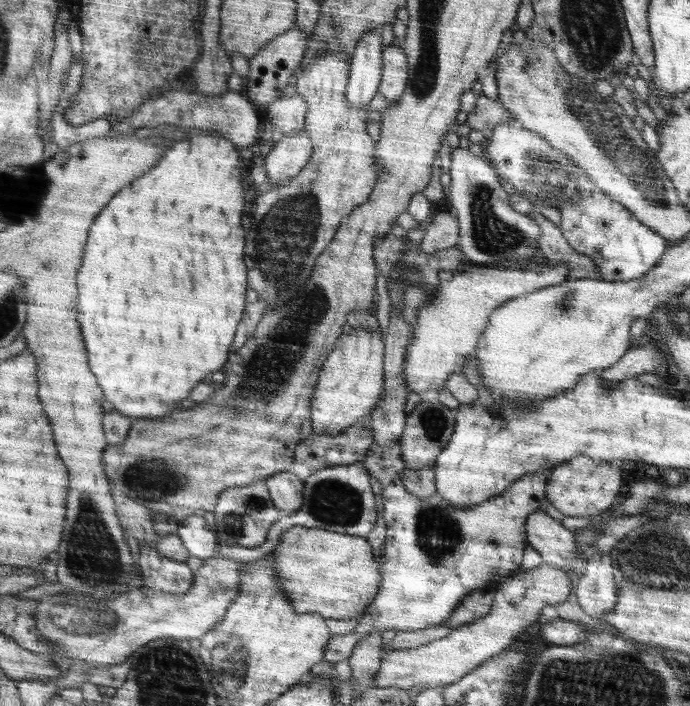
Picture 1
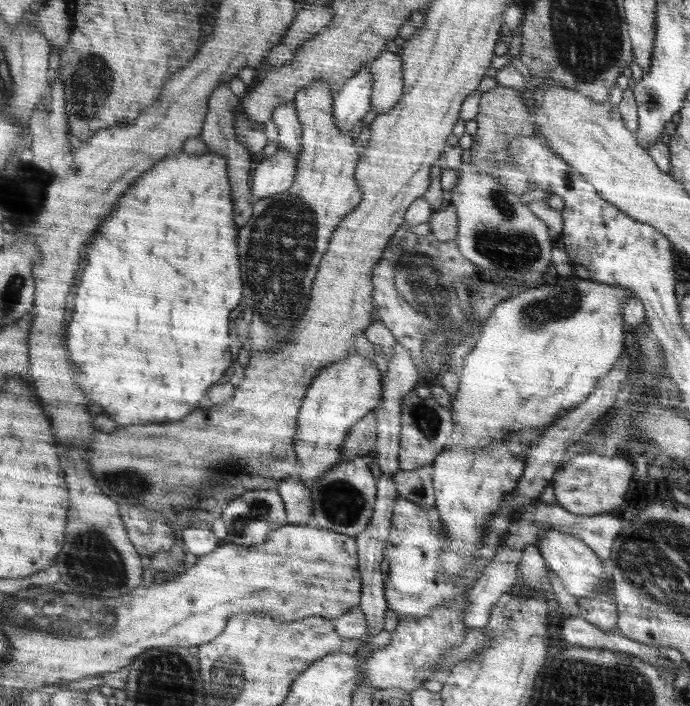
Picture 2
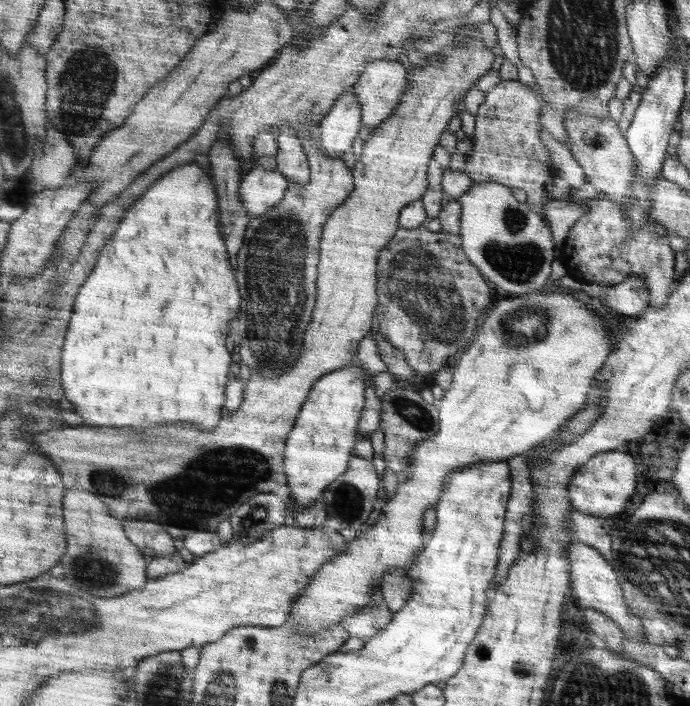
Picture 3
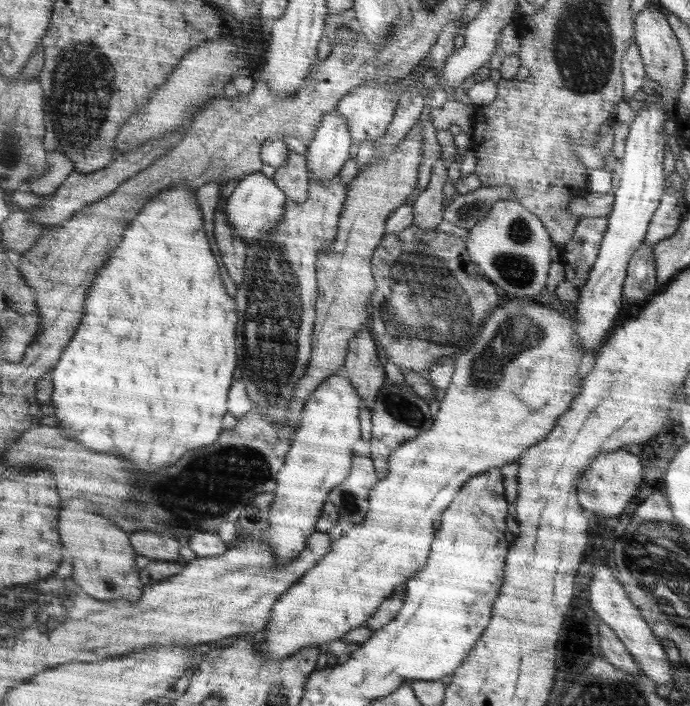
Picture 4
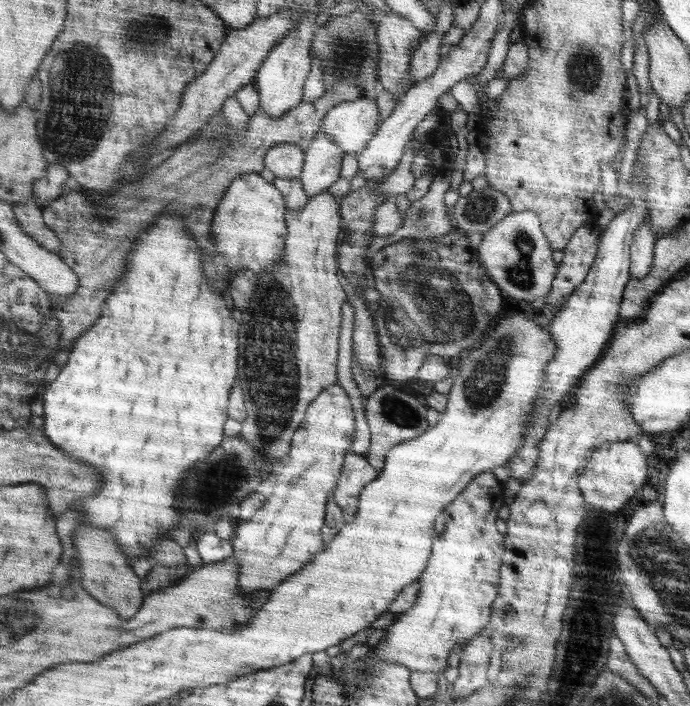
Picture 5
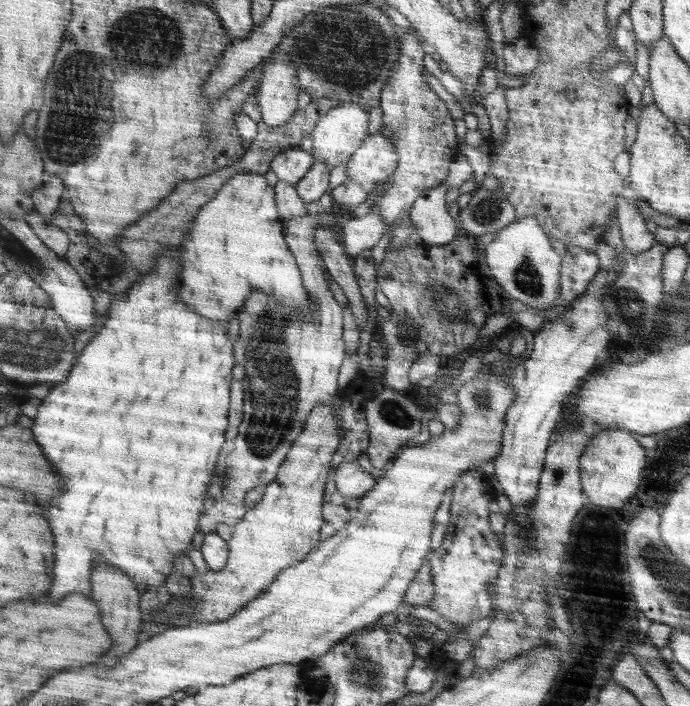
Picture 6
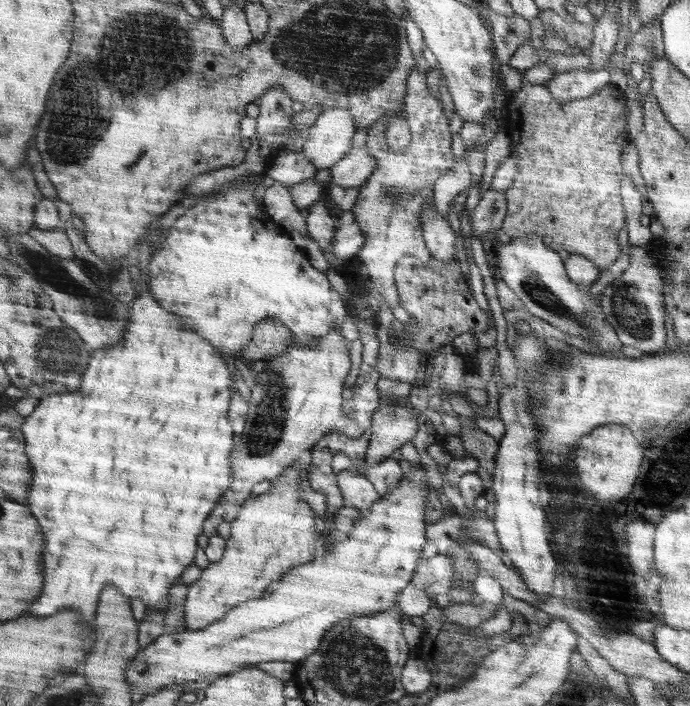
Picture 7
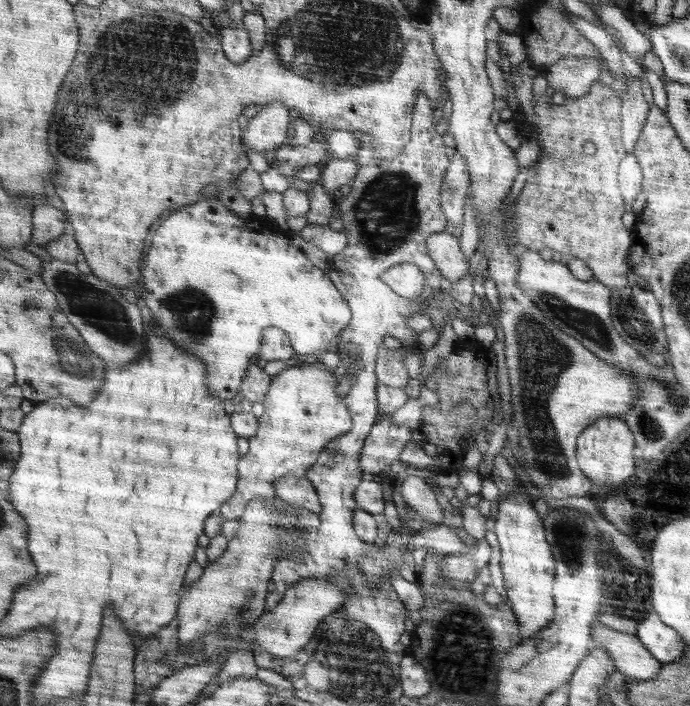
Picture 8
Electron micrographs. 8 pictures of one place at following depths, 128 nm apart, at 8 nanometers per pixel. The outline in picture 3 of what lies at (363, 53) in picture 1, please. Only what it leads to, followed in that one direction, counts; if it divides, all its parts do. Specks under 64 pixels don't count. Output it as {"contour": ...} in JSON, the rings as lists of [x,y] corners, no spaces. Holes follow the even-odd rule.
{"contour":[[[350,88],[323,117],[318,130],[318,142],[325,155],[342,158],[344,152],[351,150],[352,142],[361,128],[360,106]]]}

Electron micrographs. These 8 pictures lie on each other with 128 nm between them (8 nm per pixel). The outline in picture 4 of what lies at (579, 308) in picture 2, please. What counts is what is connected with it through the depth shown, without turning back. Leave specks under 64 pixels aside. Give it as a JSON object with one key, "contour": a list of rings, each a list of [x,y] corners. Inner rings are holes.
{"contour":[[[513,298],[508,304],[504,304],[502,308],[493,310],[491,317],[487,320],[487,325],[484,326],[483,333],[480,334],[479,339],[476,339],[476,344],[465,350],[464,354],[457,355],[457,358],[454,360],[455,371],[453,372],[450,386],[445,390],[445,396],[439,402],[435,424],[426,433],[419,434],[418,437],[414,437],[411,441],[398,446],[389,457],[387,474],[383,479],[380,479],[379,484],[373,486],[372,493],[369,494],[369,512],[365,520],[362,521],[362,524],[358,523],[356,526],[352,526],[352,530],[348,530],[344,536],[338,538],[334,546],[332,546],[331,552],[328,552],[328,555],[322,561],[316,563],[312,570],[304,574],[303,578],[296,581],[272,607],[272,617],[269,618],[269,620],[272,620],[272,626],[268,626],[270,634],[268,634],[268,630],[266,630],[266,634],[263,634],[263,636],[270,636],[270,638],[261,640],[261,646],[259,646],[259,651],[265,659],[272,661],[282,660],[291,656],[291,654],[298,653],[300,649],[307,648],[307,646],[321,645],[330,643],[332,640],[339,640],[340,637],[343,637],[344,634],[352,629],[364,625],[370,616],[376,610],[379,610],[380,604],[395,594],[394,588],[398,584],[414,578],[420,570],[424,570],[424,566],[427,566],[428,558],[431,555],[432,538],[435,538],[434,528],[436,525],[434,518],[438,514],[442,514],[443,510],[446,510],[448,505],[455,500],[456,493],[463,488],[467,480],[475,477],[477,474],[486,473],[487,470],[501,468],[514,461],[518,462],[519,457],[528,448],[539,444],[551,433],[551,430],[557,424],[557,420],[571,408],[571,405],[581,393],[582,376],[578,373],[578,366],[580,366],[583,352],[581,351],[581,340],[576,336],[576,330],[572,326],[574,323],[570,320],[570,316],[566,316],[560,310],[550,310],[542,303],[519,301]]]}

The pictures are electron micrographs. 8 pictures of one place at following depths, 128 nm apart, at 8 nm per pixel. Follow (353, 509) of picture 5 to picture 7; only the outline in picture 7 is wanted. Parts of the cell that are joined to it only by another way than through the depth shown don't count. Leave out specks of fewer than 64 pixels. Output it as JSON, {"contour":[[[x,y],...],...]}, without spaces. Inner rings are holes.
{"contour":[[[350,470],[339,472],[338,485],[342,490],[344,504],[362,511],[376,504],[381,497],[370,480]]]}

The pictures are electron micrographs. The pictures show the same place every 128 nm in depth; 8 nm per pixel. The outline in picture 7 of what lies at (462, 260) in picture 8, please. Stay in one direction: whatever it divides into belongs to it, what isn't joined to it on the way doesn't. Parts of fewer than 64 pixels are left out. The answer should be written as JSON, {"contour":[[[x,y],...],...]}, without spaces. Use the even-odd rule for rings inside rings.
{"contour":[[[424,207],[423,217],[423,237],[426,239],[427,249],[431,251],[431,256],[445,263],[456,260],[454,241],[456,233],[446,217],[443,217],[435,208]]]}

